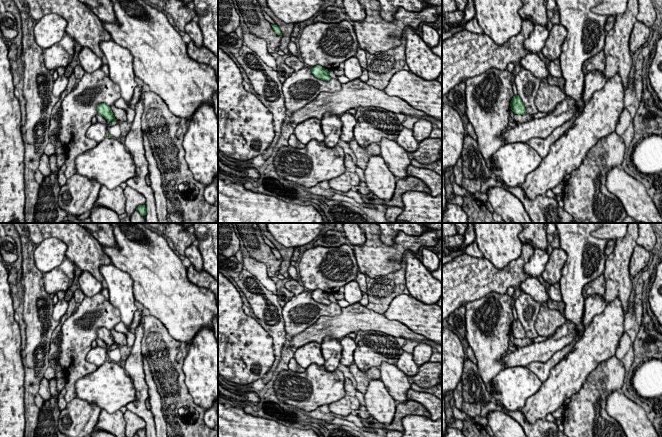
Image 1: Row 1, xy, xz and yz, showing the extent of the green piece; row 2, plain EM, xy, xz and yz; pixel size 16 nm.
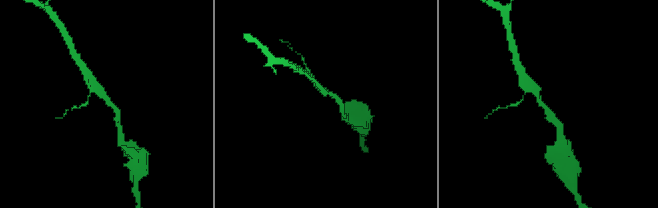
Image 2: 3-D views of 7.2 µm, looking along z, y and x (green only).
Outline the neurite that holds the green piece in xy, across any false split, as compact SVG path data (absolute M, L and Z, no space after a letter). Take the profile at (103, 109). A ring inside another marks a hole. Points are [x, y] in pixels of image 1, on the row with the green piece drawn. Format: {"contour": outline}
{"contour": "M105 103L99 104L97 106L97 111L98 114L102 115L108 121L108 123L110 123L111 121L116 122L113 112L107 104Z"}

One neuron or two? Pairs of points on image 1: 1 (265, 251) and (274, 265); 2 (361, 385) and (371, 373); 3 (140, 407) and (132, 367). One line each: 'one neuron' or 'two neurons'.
1: one neuron
2: one neuron
3: one neuron

